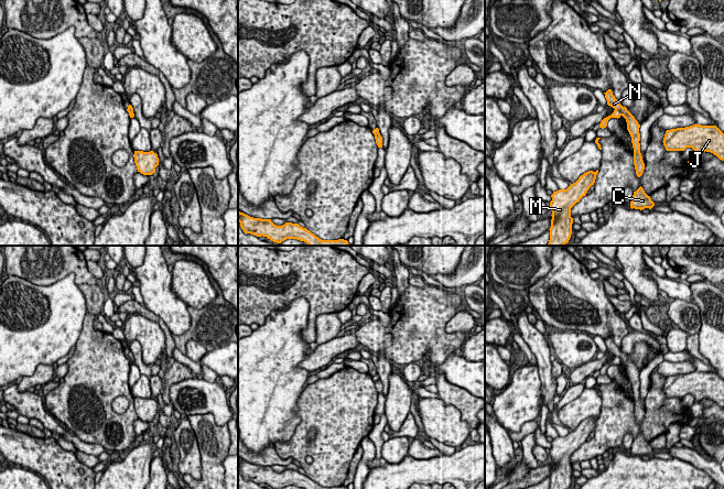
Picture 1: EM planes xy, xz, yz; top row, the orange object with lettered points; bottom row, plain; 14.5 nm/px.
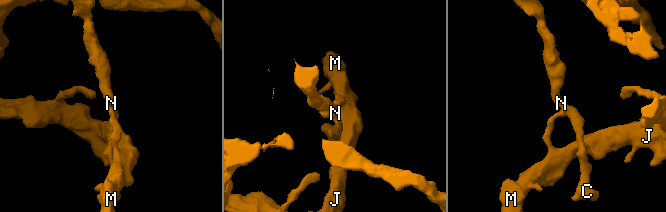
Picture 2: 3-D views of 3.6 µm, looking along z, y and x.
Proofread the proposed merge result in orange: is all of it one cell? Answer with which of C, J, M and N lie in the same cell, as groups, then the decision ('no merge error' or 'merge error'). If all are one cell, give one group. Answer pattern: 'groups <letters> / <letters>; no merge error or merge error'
groups C N / J M; merge error

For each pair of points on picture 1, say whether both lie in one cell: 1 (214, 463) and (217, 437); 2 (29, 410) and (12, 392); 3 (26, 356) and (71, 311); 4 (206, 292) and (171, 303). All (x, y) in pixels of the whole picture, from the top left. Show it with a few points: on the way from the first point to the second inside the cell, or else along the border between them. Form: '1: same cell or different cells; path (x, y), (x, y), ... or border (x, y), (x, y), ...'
1: same cell; path (214, 456), (215, 444)
2: same cell; path (24, 405), (15, 397)
3: same cell; path (36, 345), (60, 322)
4: different cells; border (172, 275), (172, 291), (186, 305)

